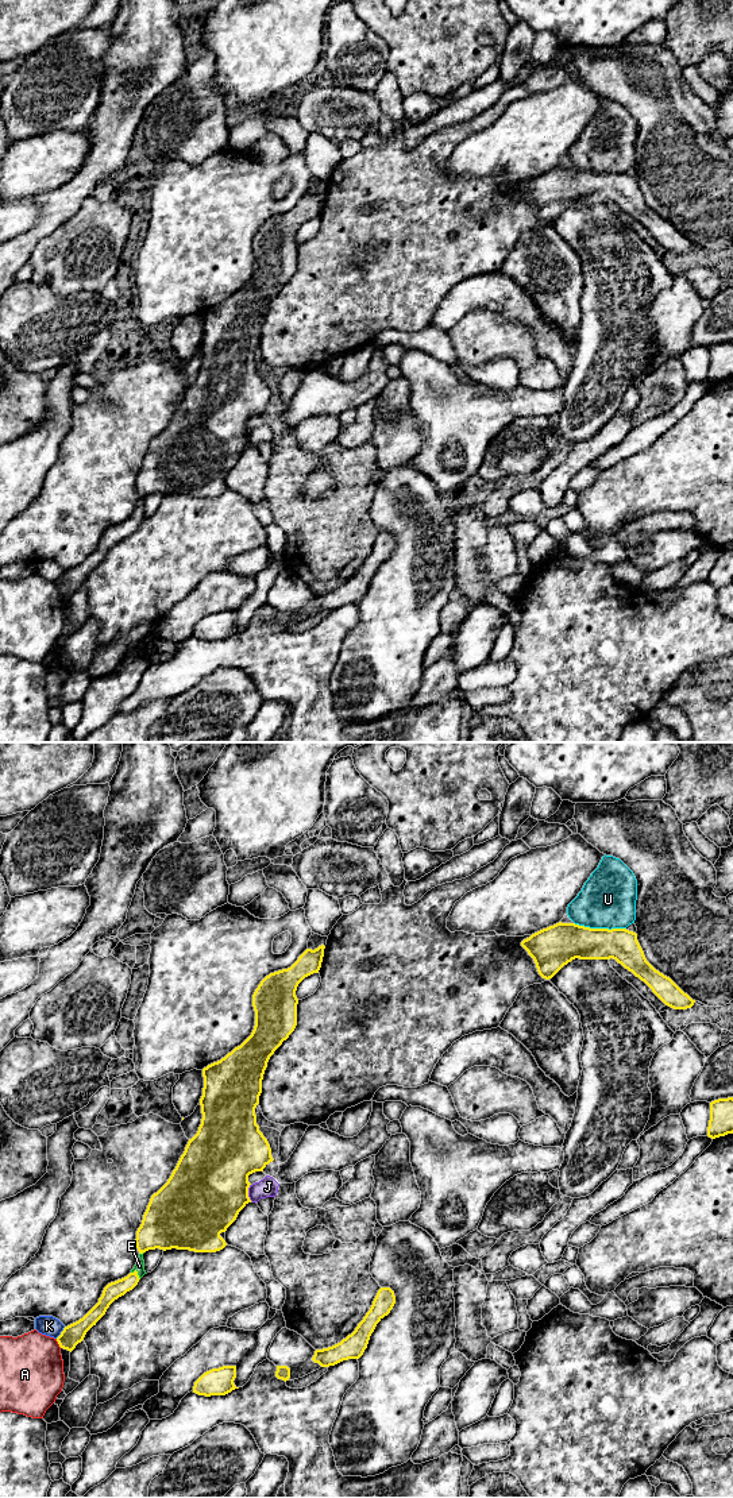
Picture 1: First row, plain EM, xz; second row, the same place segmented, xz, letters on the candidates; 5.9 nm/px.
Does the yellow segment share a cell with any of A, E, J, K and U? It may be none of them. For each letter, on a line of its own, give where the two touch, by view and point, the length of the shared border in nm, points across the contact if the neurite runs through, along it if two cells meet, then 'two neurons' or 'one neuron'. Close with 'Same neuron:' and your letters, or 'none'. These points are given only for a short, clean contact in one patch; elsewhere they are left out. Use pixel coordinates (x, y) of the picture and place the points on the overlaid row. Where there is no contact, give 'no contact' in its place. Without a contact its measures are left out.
A: xz (58, 1343) | 70 nm | along xz (56, 1339), (61, 1347) | two neurons
E: xz (137, 1273) | 70 nm | across xz (114, 1290), (124, 1285), (137, 1273), (139, 1266) | one neuron
J: xz (247, 1192) | 100 nm | two neurons
K: xz (61, 1332) | 90 nm | along xz (65, 1327), (56, 1338) | two neurons
U: xz (600, 929) | 320 nm | along xz (574, 922), (590, 927), (625, 929) | two neurons
Same neuron: E

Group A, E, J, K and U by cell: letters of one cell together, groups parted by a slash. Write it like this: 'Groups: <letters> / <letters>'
Groups: A / E / J / K / U

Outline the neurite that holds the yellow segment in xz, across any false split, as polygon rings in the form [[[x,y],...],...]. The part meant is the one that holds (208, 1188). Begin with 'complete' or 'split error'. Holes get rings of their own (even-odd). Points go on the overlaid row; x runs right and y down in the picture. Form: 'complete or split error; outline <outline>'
split error; outline [[[325,946],[306,949],[288,969],[266,976],[252,995],[255,1026],[251,1035],[224,1058],[202,1069],[204,1088],[200,1099],[201,1124],[189,1139],[184,1154],[167,1182],[151,1196],[136,1231],[139,1258],[131,1273],[108,1283],[99,1302],[78,1321],[63,1328],[57,1341],[61,1348],[73,1351],[86,1332],[105,1314],[109,1305],[132,1290],[146,1274],[143,1254],[148,1250],[189,1250],[194,1252],[216,1252],[223,1250],[225,1231],[236,1220],[239,1212],[251,1202],[248,1197],[248,1175],[273,1162],[267,1139],[256,1124],[255,1108],[262,1093],[262,1080],[267,1062],[274,1051],[297,1026],[296,991],[308,976],[319,973]]]

